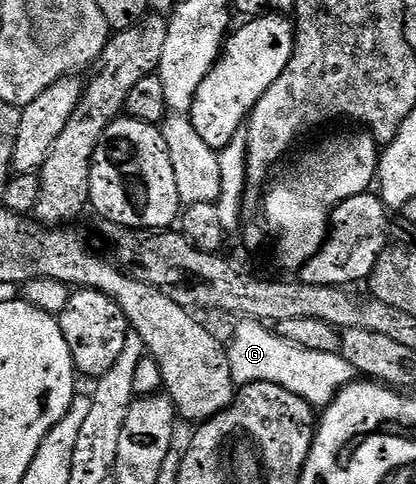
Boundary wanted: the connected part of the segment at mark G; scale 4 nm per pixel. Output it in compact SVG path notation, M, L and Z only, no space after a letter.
M241 318L236 325L227 351L232 382L237 386L251 382L277 383L291 394L306 399L315 408L322 409L343 387L355 380L355 369L337 353L298 348L277 332L271 332L271 328L261 321Z

